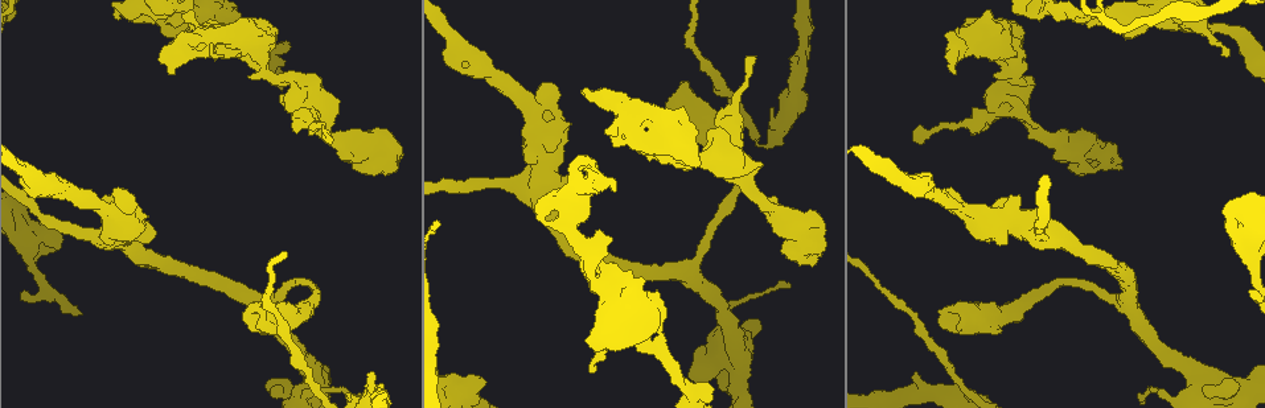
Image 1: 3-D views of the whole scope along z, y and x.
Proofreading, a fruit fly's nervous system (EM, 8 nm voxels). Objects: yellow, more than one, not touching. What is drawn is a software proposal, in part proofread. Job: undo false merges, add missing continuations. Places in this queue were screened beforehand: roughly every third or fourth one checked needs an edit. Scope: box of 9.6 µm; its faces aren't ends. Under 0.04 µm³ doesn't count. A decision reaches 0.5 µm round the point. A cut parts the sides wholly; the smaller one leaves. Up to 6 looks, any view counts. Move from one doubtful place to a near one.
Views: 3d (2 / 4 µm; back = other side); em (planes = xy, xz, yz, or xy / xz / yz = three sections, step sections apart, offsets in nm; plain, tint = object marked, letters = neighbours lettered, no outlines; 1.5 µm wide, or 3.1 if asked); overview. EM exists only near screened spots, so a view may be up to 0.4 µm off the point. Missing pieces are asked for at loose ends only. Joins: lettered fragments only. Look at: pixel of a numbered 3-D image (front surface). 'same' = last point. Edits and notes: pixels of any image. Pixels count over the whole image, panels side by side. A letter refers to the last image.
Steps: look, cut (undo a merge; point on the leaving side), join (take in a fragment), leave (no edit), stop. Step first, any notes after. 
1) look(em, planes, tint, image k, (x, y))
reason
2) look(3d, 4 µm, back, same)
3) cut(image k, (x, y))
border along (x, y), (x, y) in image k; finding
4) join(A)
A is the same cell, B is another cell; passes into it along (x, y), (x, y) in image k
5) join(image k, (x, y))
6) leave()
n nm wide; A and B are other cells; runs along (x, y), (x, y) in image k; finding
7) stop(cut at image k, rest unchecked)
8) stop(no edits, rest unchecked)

look(3d, 4 µm, image 1, (1226, 57))
tapers out

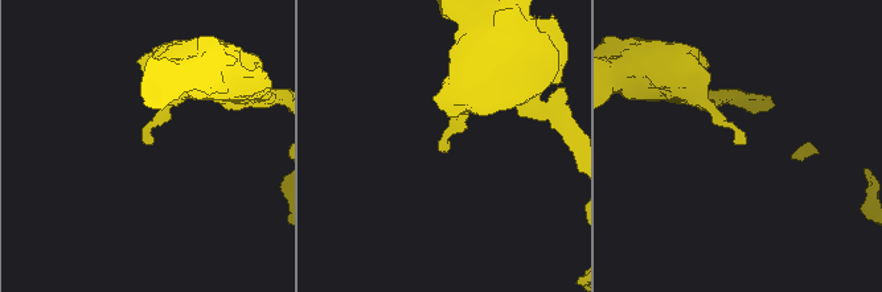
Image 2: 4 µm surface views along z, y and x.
look(em, xz, step 8, tint, image 2, (446, 148))
now the EM

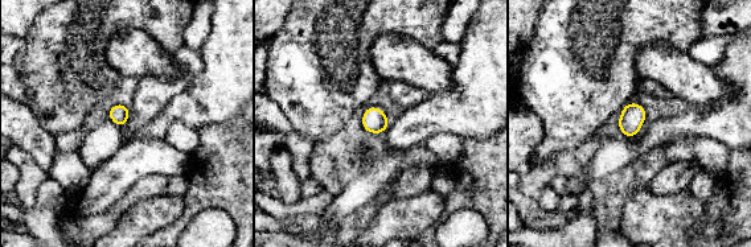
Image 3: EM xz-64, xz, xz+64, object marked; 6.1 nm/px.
look(em, xz, step 8, letters, same)

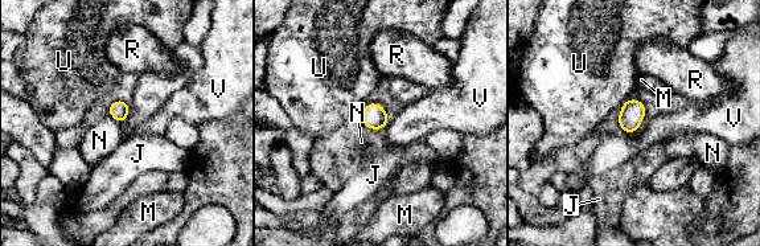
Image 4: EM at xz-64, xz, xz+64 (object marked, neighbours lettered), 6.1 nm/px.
leave()
120 nm wide; J, M, N, R, U and V are other cells; border along (389, 121), (382, 128) in image 4; no lettered fragment goes on from it

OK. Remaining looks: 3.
look(em, xy, step 4, letters, image 1, (1129, 38))
free end

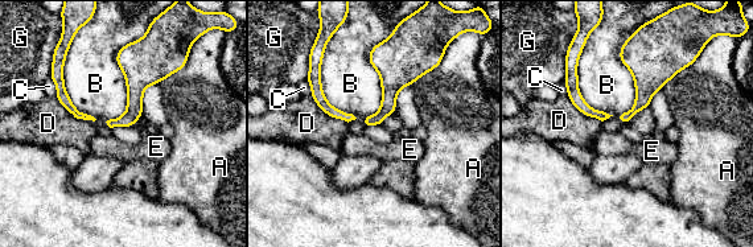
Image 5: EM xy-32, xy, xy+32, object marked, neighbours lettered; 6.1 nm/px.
look(em, planes, letters, same)

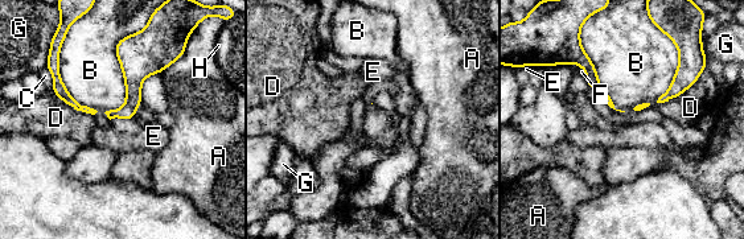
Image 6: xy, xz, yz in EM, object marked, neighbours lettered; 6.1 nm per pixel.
leave()
A, B, C, D, E, F, G and H are other cells; border along (143, 29), (105, 112) in image 6; none of them fits

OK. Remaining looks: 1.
stop(no edits, rest unchecked)

